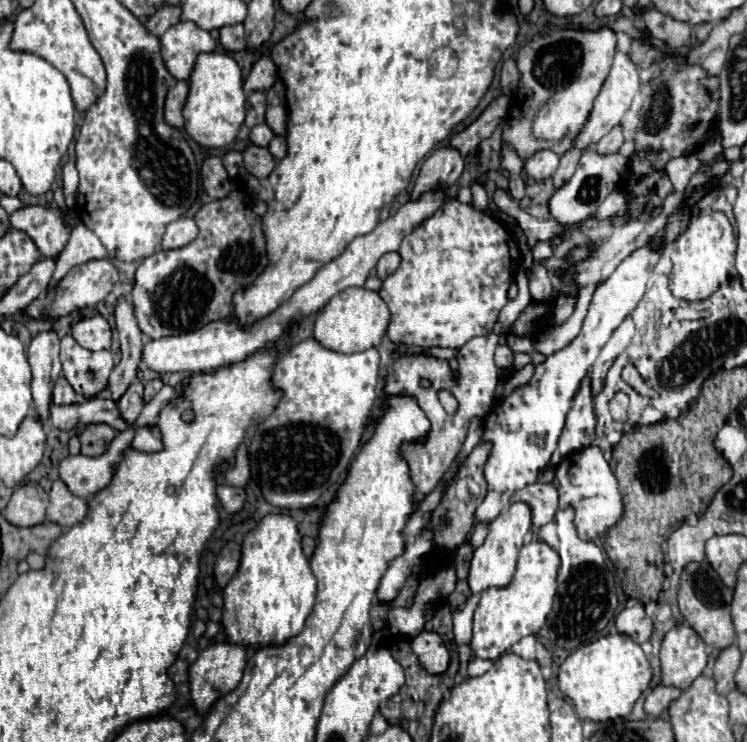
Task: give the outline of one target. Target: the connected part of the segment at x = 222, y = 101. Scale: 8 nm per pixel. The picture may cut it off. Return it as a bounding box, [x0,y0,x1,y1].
[182,52,246,148]

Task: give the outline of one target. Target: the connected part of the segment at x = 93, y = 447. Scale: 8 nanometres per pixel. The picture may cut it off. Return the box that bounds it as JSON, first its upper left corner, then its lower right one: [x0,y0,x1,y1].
[80,424,116,456]

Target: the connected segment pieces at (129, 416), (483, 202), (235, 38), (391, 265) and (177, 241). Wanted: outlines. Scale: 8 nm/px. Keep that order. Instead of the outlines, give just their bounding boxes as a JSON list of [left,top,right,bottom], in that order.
[[118,382,144,422],[470,184,490,210],[220,24,246,52],[376,252,400,280],[162,216,198,250]]

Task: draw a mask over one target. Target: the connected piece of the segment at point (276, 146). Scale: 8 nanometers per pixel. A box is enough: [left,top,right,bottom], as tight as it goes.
[268,136,286,160]

